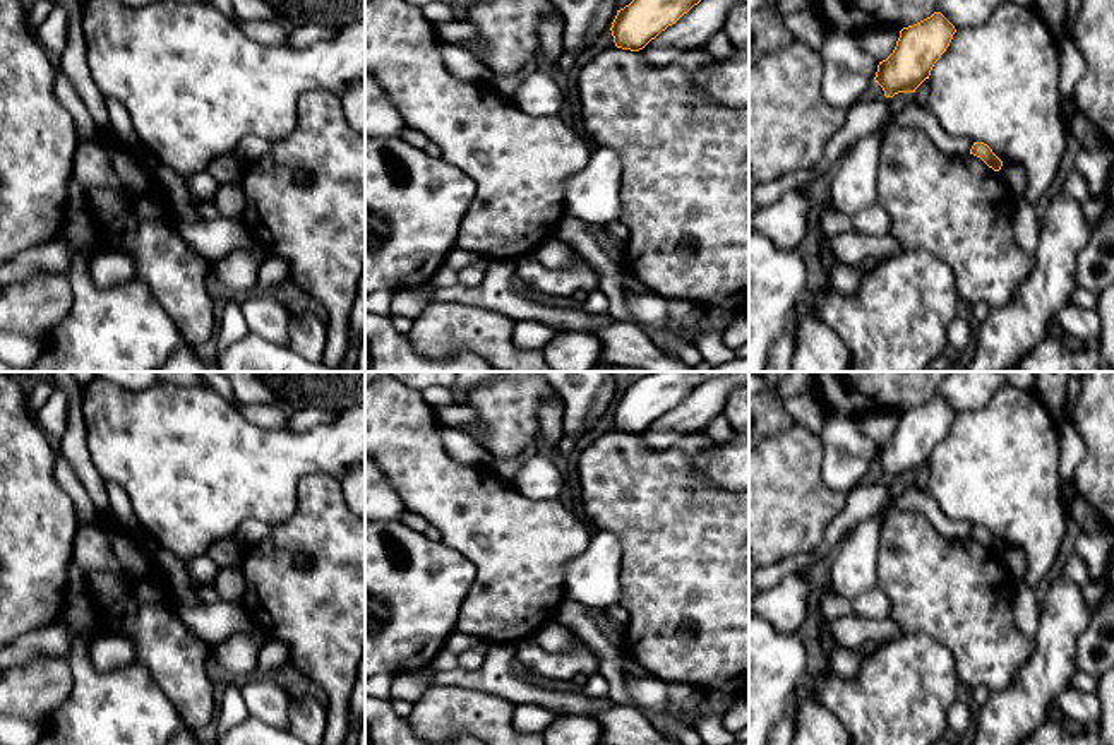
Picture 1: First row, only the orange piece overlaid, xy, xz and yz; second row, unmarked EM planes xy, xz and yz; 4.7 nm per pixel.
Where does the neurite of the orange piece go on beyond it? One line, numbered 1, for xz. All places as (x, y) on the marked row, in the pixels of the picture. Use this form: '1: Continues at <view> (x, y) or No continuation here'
1: No continuation here

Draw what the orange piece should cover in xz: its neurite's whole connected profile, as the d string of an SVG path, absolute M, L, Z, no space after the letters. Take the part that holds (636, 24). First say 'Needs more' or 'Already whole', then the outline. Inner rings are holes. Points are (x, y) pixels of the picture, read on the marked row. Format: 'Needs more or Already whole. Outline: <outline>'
Already whole. Outline: M632 0L617 10L612 36L617 48L639 51L701 0Z

